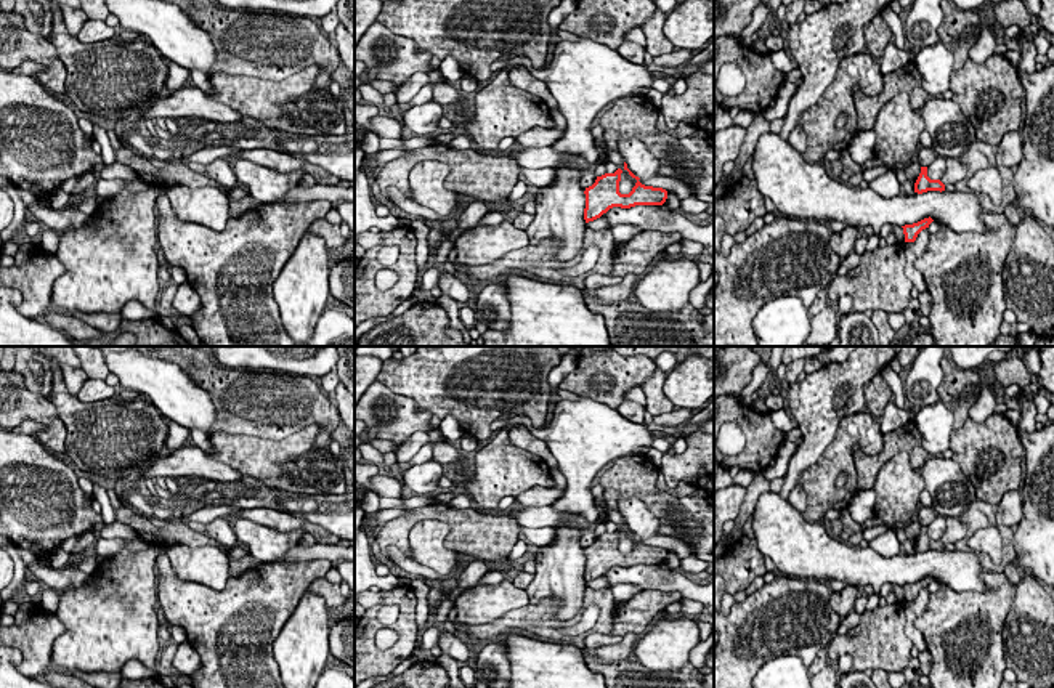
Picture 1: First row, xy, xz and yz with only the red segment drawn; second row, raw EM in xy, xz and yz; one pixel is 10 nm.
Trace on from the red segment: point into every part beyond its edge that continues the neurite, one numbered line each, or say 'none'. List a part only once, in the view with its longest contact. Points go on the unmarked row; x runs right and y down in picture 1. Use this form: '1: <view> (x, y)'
1: yz (956, 530)

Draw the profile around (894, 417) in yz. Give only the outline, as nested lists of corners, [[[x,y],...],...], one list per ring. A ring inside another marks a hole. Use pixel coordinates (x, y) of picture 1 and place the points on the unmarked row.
[[[889,401],[884,415],[881,417],[881,433],[886,435],[905,425],[910,419],[908,409],[898,409],[895,403]]]

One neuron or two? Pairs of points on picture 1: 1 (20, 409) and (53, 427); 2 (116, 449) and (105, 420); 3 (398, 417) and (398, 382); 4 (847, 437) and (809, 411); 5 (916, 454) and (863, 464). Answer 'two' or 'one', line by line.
1: one
2: one
3: two
4: two
5: one

